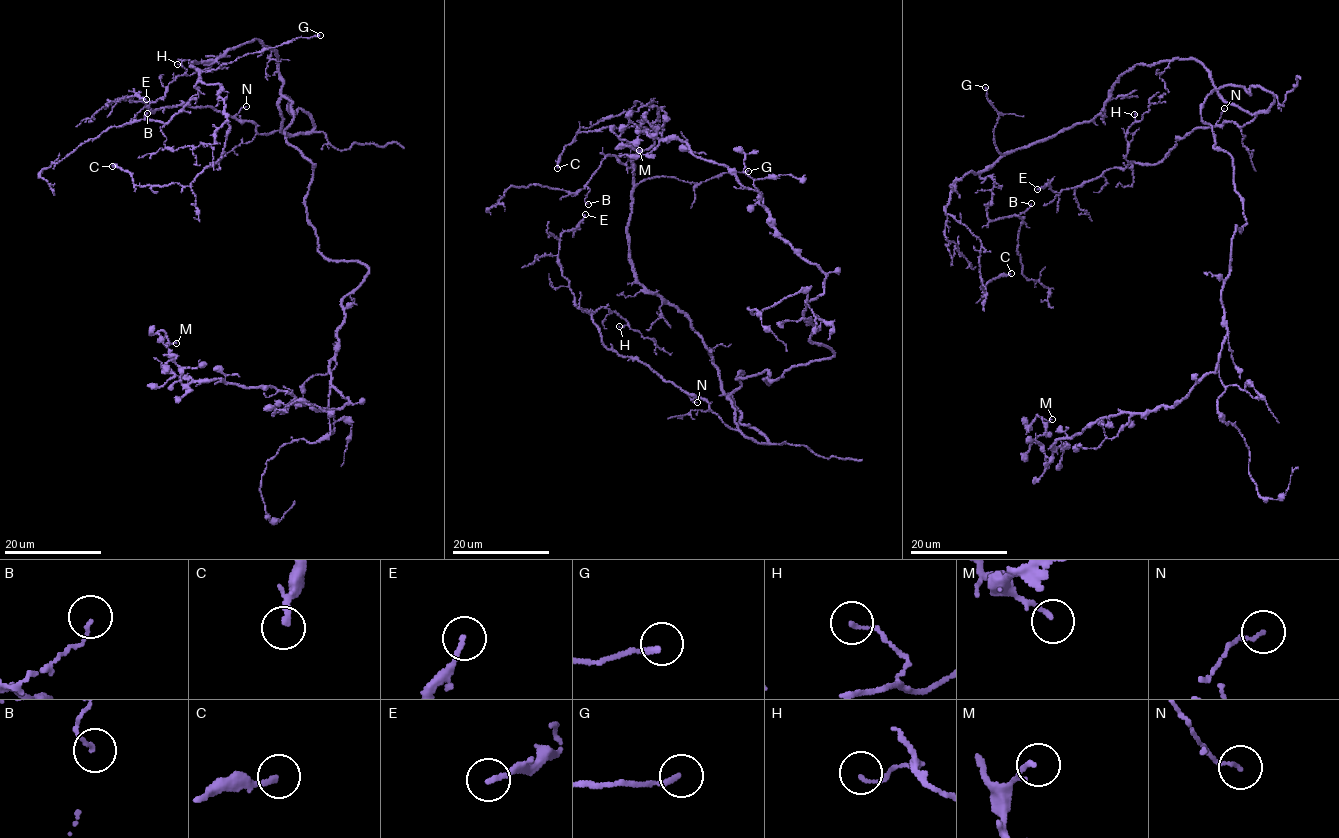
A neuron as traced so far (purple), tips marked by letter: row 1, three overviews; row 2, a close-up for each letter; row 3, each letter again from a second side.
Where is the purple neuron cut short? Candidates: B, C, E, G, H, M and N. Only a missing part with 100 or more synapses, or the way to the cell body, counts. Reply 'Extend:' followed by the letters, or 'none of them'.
Extend: none of them

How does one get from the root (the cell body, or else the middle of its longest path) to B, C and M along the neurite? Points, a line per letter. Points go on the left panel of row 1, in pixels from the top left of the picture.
B: (311, 163), (285, 137), (294, 111), (276, 51), (256, 38), (192, 61), (197, 93), (168, 122), (147, 113)
C: (311, 163), (256, 38), (192, 61), (229, 126), (213, 165), (189, 186), (112, 166)
M: (311, 163), (318, 251), (368, 269), (343, 299), (329, 367), (349, 401), (182, 384), (176, 343)

